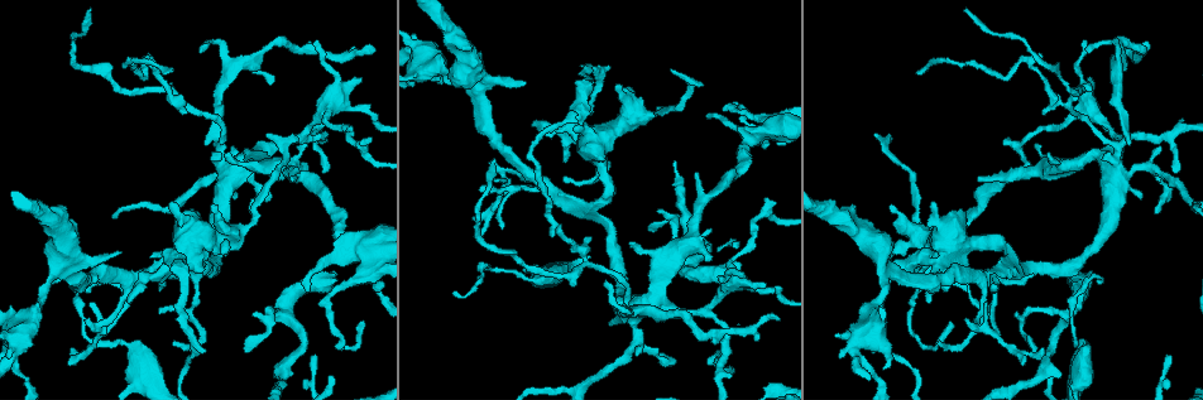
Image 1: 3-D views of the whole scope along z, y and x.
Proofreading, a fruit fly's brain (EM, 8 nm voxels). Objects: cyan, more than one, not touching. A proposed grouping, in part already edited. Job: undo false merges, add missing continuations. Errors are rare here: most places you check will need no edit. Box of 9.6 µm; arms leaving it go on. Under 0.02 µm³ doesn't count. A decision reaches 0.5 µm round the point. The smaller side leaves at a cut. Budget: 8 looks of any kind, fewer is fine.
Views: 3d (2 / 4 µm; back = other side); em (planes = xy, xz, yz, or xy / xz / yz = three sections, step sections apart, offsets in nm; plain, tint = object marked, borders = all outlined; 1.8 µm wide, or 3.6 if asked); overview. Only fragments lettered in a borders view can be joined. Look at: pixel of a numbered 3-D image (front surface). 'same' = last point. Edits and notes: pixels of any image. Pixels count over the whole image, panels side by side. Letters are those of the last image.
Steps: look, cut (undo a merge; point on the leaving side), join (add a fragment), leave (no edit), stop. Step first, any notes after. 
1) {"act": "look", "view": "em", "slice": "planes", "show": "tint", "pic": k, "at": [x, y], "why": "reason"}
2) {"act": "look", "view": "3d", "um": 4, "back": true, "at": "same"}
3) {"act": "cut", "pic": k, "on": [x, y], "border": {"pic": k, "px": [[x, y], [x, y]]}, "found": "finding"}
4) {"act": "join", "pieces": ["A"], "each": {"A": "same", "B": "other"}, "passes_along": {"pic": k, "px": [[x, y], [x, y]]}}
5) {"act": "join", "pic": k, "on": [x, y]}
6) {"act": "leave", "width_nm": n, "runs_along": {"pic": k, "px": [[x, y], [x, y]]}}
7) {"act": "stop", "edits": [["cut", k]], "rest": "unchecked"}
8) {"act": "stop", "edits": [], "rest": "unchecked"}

{"act": "look", "view": "em", "slice": "planes", "show": "borders", "pic": 1, "at": [729, 369], "why": "branch stops here"}

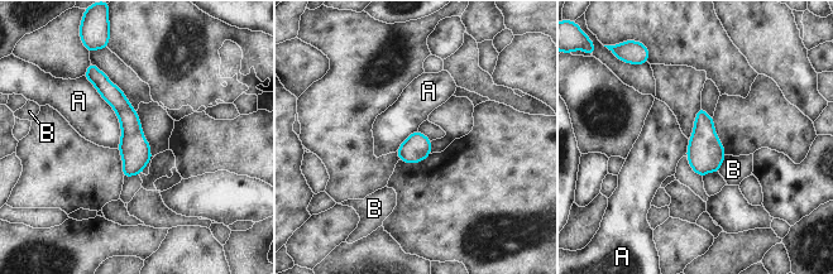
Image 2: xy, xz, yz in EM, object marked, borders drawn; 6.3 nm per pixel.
{"act": "leave", "longest_contact_nm": ["A", 500], "each": {"A": "other", "B": "other"}, "found": "none of them fits"}

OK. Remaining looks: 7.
{"act": "look", "view": "em", "slice": "planes", "show": "borders", "pic": 1, "at": [119, 253], "why": "branch stops here"}

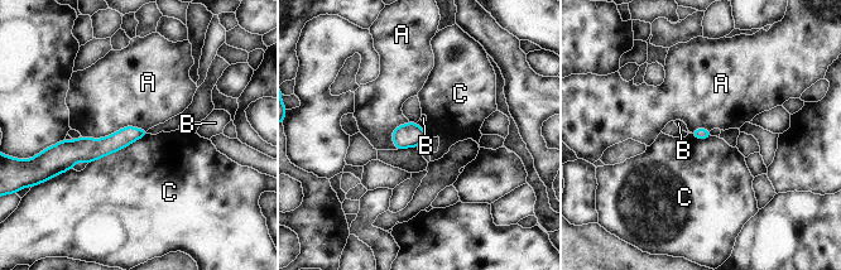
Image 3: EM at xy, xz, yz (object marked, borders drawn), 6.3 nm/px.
{"act": "leave", "longest_contact_nm": ["C", 440], "each": {"A": "other", "B": "other", "C": "other"}, "border": {"pic": 3, "px": [[148, 134], [87, 164]]}, "found": "no lettered fragment goes on from it"}

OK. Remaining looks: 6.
{"act": "look", "view": "em", "slice": "xy", "step": 8, "show": "borders", "pic": 1, "at": [993, 326], "why": "touches itself"}

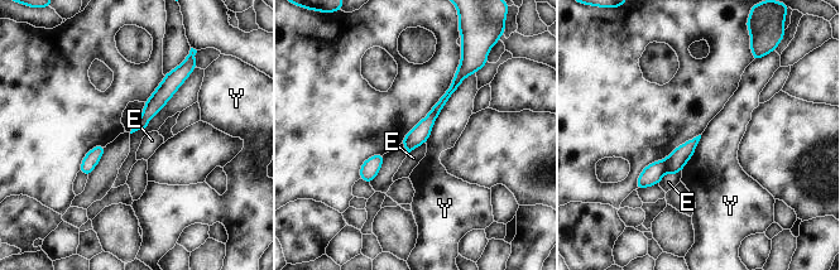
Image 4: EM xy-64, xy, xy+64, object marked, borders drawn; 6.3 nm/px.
{"act": "leave", "each": {"E": "other", "Y": "other"}, "runs_along": {"pic": 4, "px": [[459, 75], [409, 148]]}, "found": "all the same cell"}

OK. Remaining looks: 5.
{"act": "look", "view": "3d", "um": 4, "back": true, "pic": 1, "at": [1087, 347], "why": "calibre changes"}

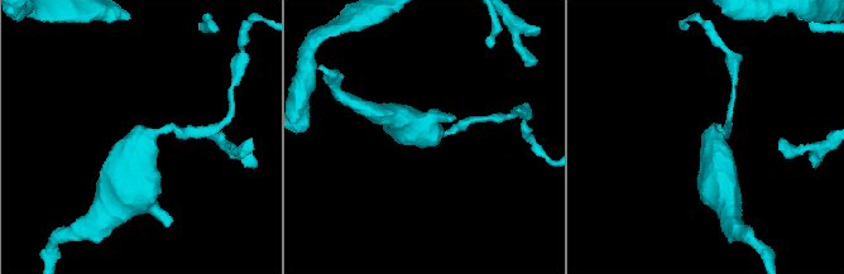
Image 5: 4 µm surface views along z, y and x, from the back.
{"act": "look", "view": "em", "slice": "planes", "show": "borders", "pic": 5, "at": [155, 132]}

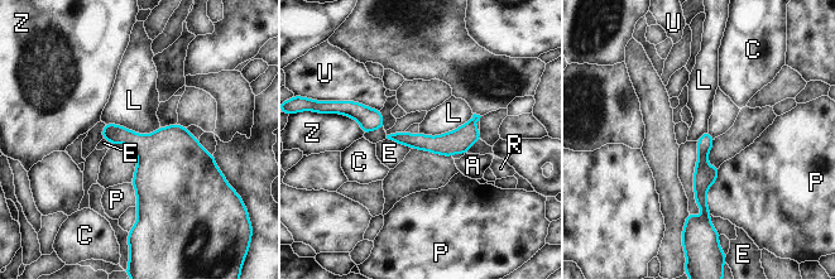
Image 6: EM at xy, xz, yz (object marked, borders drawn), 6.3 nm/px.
{"act": "leave", "each": {"A": "other", "C": "other", "E": "other", "L": "other", "P": "other", "R": "other", "U": "other", "Z": "other"}, "runs_along": {"pic": 6, "px": [[476, 118], [451, 143], [393, 136]]}, "found": "one cell here"}

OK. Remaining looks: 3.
{"act": "stop", "edits": [], "rest": "unchecked"}

